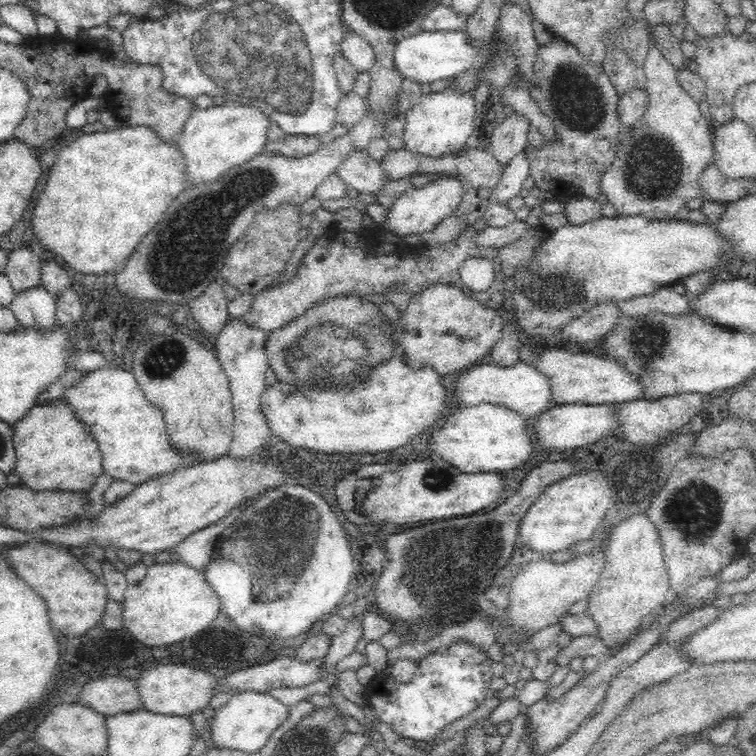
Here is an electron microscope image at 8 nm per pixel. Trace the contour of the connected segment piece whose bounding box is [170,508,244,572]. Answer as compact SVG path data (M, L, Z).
M244 508L183 538L170 549L173 559L188 568L202 572L211 561L218 535L238 518L242 510Z

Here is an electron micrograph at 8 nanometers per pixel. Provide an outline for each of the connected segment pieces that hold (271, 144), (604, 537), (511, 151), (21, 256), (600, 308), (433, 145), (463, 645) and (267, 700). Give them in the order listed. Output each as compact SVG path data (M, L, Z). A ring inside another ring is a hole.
M284 133L278 140L268 140L264 142L263 149L259 154L270 158L300 158L318 150L319 142L315 135L289 135Z
M616 522L608 526L600 524L597 532L591 536L594 546L588 554L576 554L564 562L538 560L525 566L512 582L509 594L509 614L504 619L530 627L536 632L540 628L554 624L558 616L569 611L572 604L586 600L602 576L604 564L606 564L608 538L614 525Z
M514 111L494 129L493 135L489 137L487 150L502 168L514 156L523 152L524 145L527 143L528 126L530 125L524 116Z
M12 250L5 276L10 281L16 294L31 291L42 283L42 263L39 258L28 250Z
M616 303L598 304L590 312L586 312L578 320L574 320L566 330L564 330L563 340L573 344L584 344L588 346L591 342L598 340L614 322L620 314Z
M451 90L431 92L407 110L402 142L404 150L410 154L427 156L434 160L463 151L465 140L472 136L474 130L475 106L472 96L456 96Z
M468 637L454 639L441 653L430 653L416 661L410 680L398 680L390 673L372 674L371 684L364 694L365 706L376 713L376 719L386 723L402 738L430 742L461 717L477 708L488 696L496 667L484 647Z
M240 690L224 706L216 706L212 722L213 745L256 752L263 748L268 739L288 718L292 708L268 692Z

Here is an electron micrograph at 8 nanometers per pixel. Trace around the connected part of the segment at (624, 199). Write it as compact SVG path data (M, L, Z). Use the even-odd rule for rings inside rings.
M651 46L644 62L646 87L650 93L650 104L646 112L622 132L616 150L608 164L597 170L599 192L612 204L616 215L640 216L656 221L672 220L685 208L688 200L704 197L704 187L700 177L706 167L713 164L713 142L711 141L711 122L708 122L698 108L698 102L690 96L675 75L675 68Z

